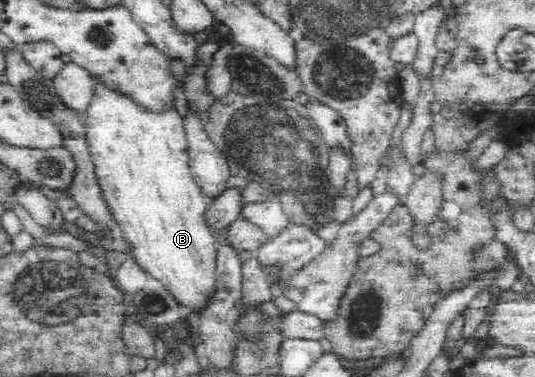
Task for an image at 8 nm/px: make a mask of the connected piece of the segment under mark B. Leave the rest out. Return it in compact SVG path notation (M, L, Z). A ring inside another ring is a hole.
M91 75L94 95L83 114L86 146L95 165L104 200L119 223L122 236L130 243L130 255L151 277L157 279L182 304L198 312L214 287L217 238L206 228L204 211L208 201L193 180L189 168L189 149L182 117L173 103L152 111L125 93L110 87L99 75Z

